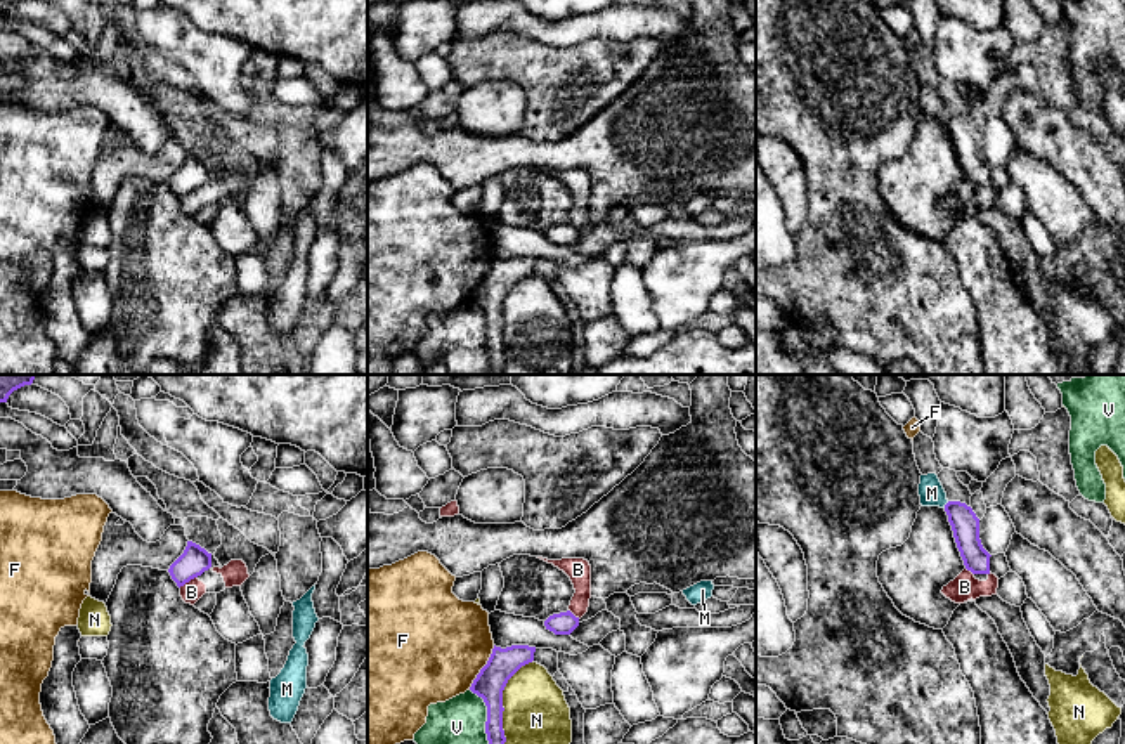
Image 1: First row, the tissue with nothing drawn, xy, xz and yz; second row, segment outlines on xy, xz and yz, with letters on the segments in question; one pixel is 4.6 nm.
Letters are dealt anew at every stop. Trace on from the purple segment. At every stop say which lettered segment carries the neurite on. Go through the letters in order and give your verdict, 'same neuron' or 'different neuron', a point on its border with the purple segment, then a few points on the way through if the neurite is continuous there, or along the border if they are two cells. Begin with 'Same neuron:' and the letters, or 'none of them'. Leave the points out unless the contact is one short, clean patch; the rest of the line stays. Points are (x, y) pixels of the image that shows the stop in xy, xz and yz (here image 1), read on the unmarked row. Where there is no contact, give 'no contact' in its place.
Same neuron: none of them
B: different neuron | xy (188, 193) | along xy (196, 188), (179, 198)
F: different neuron | xz (482, 280)
M: different neuron | yz (945, 117) | along yz (949, 113), (943, 118)
N: different neuron | xz (503, 321)
V: different neuron | xz (486, 337)

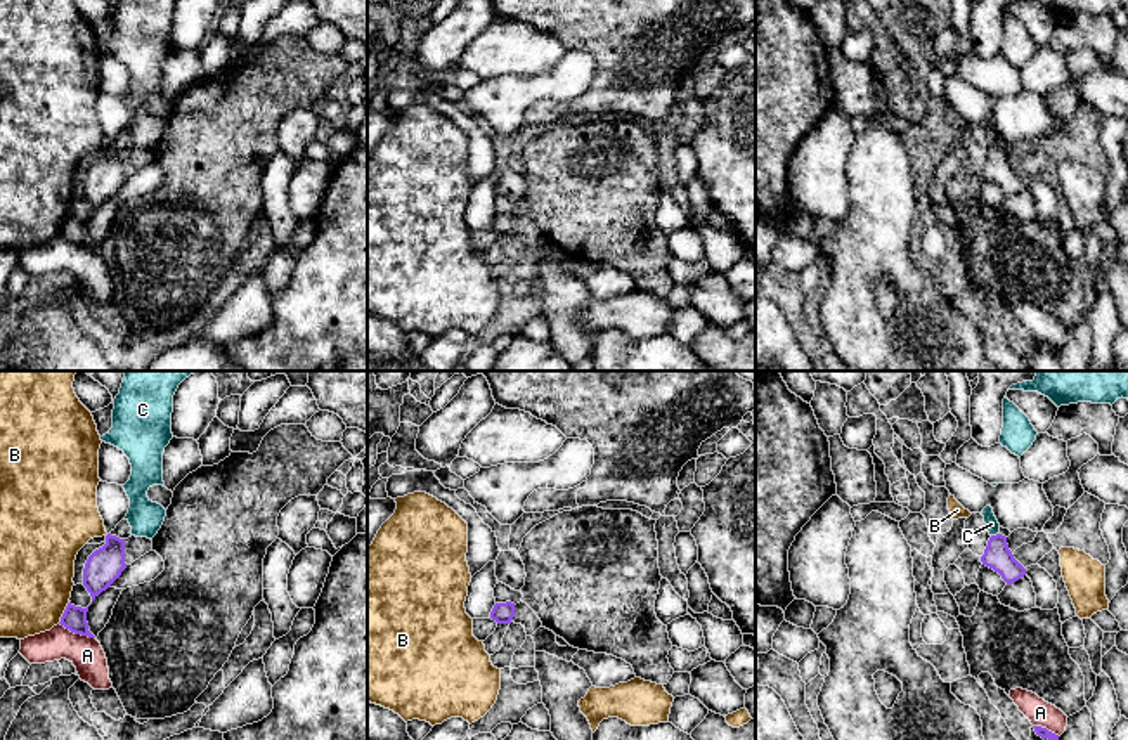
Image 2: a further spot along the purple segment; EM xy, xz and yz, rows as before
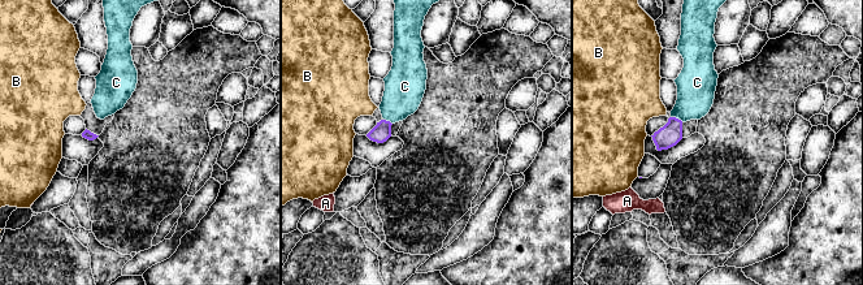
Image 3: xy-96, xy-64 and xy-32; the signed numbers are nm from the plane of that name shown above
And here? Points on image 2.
Same neuron: C
A: different neuron | xy (77, 245)
B: different neuron | xy (64, 224) | along xy (70, 214), (58, 234)
C: same neuron | yz (997, 146) | across yz (997, 167), (997, 146), (991, 136)

